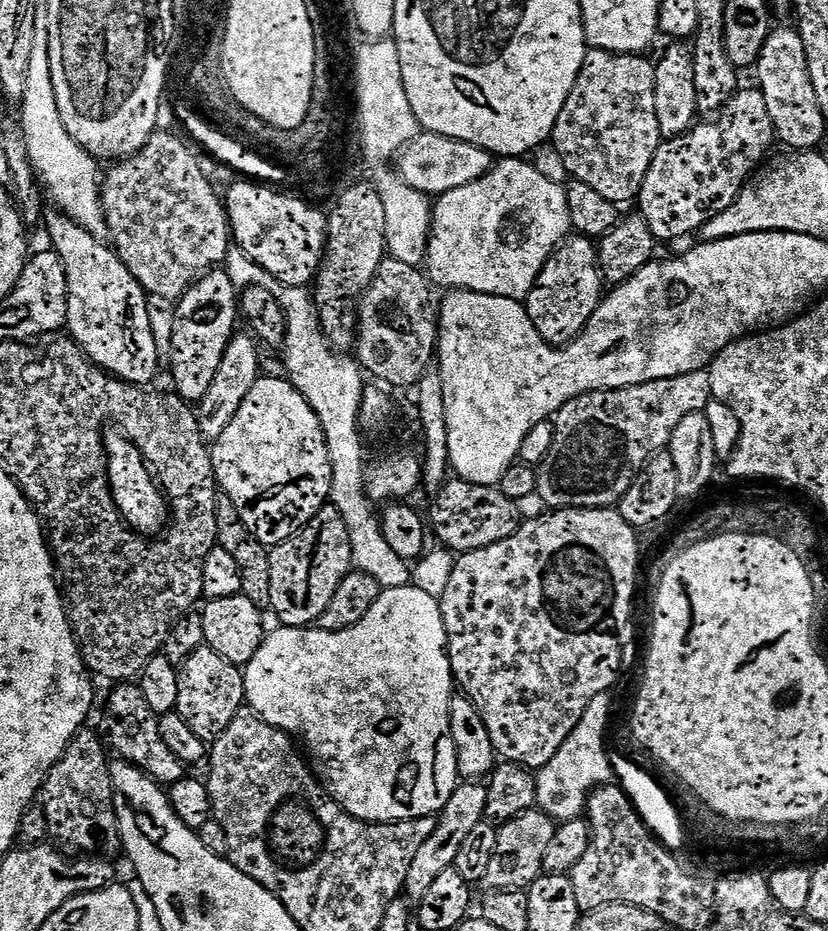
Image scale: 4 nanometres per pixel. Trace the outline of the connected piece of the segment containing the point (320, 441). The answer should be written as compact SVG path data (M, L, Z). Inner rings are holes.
M261 375L212 447L216 483L222 486L223 495L228 495L232 504L242 504L244 488L272 486L274 478L262 480L262 476L284 474L284 470L290 468L290 462L292 466L300 466L300 470L331 470L330 460L320 460L320 456L327 454L328 444L319 414L290 380ZM292 400L296 400L300 408L292 408ZM310 452L316 454L316 464L308 464ZM254 476L260 476L260 480L254 480Z

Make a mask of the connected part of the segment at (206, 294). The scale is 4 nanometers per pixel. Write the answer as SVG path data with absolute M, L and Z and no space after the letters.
M213 269L210 273L195 281L184 296L185 305L179 307L173 320L173 332L168 353L170 375L175 380L176 391L186 398L192 392L205 389L204 380L213 377L224 357L236 330L236 318L240 313L240 298L229 276Z

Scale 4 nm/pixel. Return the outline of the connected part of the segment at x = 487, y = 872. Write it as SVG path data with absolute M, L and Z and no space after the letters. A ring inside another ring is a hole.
M531 808L518 818L508 821L496 836L494 856L484 870L479 891L524 890L531 886L543 871L546 855L557 831L555 820L537 808ZM506 862L510 864L514 876L506 876Z

